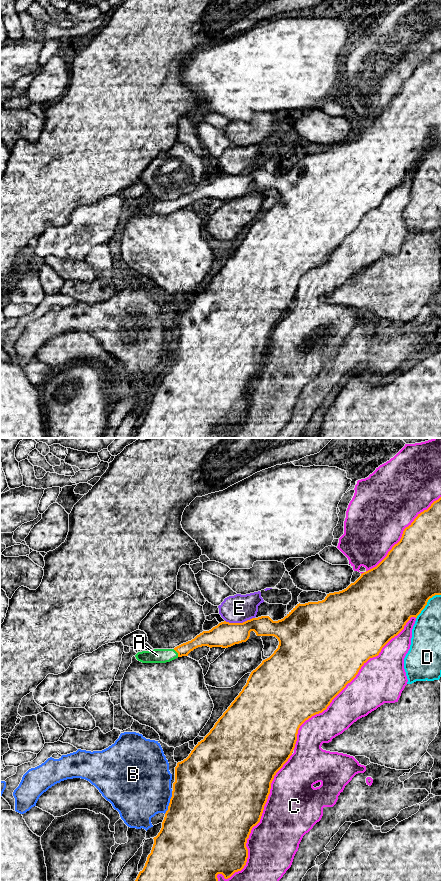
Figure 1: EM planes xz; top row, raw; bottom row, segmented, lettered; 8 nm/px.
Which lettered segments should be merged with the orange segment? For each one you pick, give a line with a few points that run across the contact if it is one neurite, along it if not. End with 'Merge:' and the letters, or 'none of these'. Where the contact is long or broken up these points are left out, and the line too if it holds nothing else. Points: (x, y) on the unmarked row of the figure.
A: Line: xz (203, 191), (177, 204), (168, 207), (157, 207)
Merge: A

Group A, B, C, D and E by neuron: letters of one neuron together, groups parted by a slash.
A / B / C / D / E

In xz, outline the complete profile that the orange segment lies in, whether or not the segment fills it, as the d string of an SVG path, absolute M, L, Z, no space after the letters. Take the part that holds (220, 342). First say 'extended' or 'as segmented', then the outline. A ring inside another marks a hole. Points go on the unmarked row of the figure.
extended; M441 49L434 53L431 58L418 66L414 73L404 81L400 93L395 96L388 104L387 108L374 120L364 124L346 141L329 145L324 152L318 154L308 154L297 156L283 171L273 173L269 168L252 170L243 175L221 174L209 183L203 183L191 193L183 195L174 201L154 201L151 203L138 204L135 209L142 215L166 215L178 209L188 208L194 201L202 198L228 200L235 196L246 194L250 189L250 184L254 183L257 188L274 188L278 191L279 197L274 205L251 224L246 237L231 255L228 261L215 275L214 279L204 289L203 292L191 303L189 308L175 319L175 334L173 335L172 349L162 374L162 380L158 387L154 389L154 396L151 405L142 423L139 424L133 438L218 438L218 426L222 426L225 431L230 430L235 424L241 423L246 417L248 401L247 391L251 382L261 371L264 358L270 346L271 335L276 325L288 313L295 300L297 286L300 278L312 268L322 265L330 257L332 252L350 235L358 226L361 219L373 209L381 204L382 200L403 181L411 169L417 170L427 157L430 150L441 147Z

